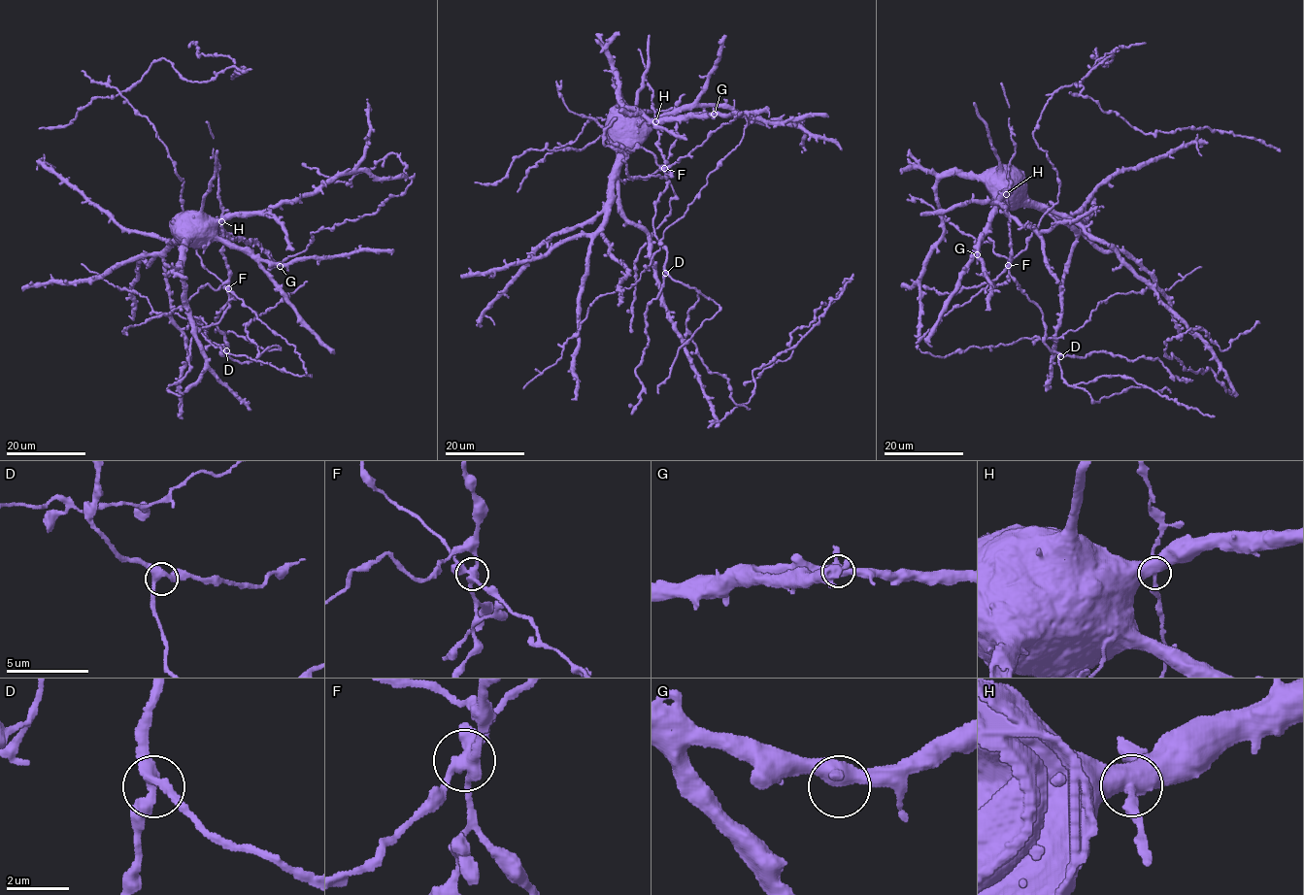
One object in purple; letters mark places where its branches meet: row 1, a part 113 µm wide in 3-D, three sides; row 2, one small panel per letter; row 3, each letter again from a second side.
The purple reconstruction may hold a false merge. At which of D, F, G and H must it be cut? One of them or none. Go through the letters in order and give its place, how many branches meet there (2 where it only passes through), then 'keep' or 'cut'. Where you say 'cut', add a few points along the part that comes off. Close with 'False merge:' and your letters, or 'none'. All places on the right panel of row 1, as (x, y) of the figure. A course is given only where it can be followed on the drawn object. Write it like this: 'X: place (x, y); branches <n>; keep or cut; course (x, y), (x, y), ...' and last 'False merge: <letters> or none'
D: place (1060, 356); branches 3; keep
F: place (1008, 265); branches 5; cut; course (1008, 265), (944, 314), (916, 344), (921, 352), (942, 357), (1056, 339), (1115, 294), (1163, 292), (1202, 267)
G: place (977, 254); branches 3; keep
H: place (1006, 194); branches 5; keep
False merge: F

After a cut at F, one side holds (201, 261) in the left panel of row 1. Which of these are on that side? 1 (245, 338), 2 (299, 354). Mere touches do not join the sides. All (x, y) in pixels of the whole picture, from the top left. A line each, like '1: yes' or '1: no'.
1: no
2: yes

